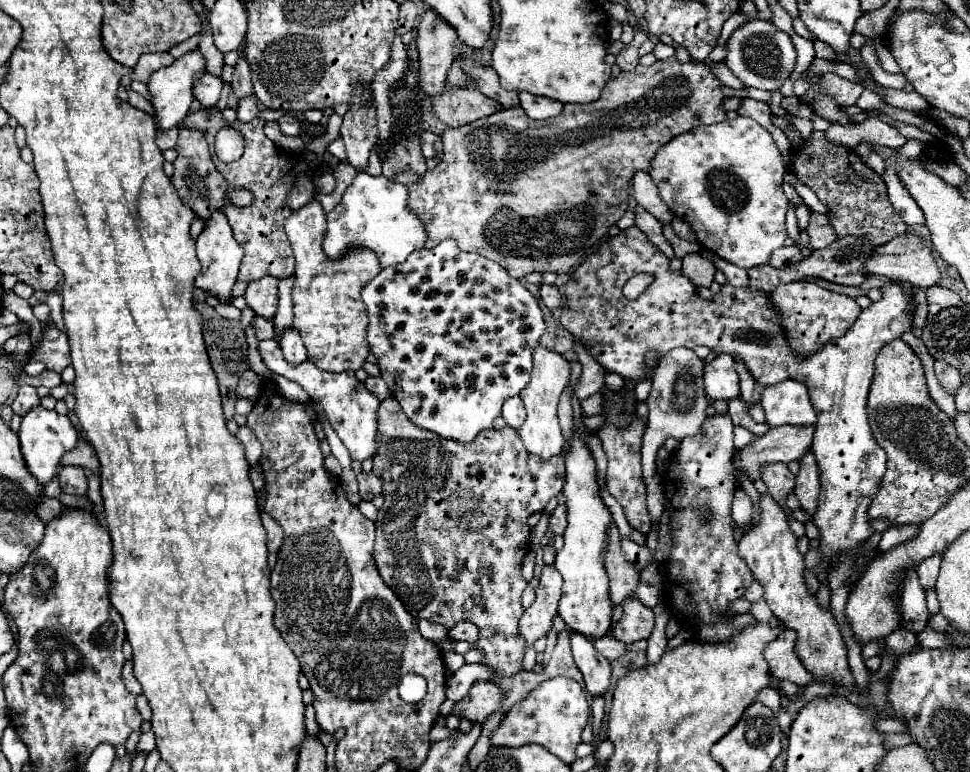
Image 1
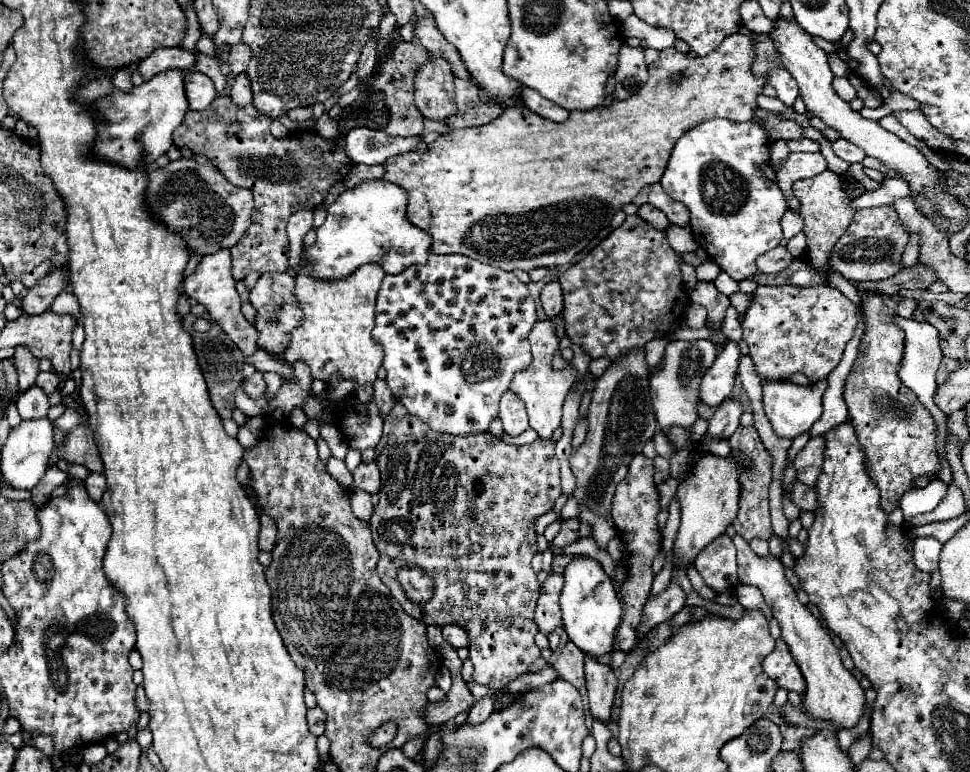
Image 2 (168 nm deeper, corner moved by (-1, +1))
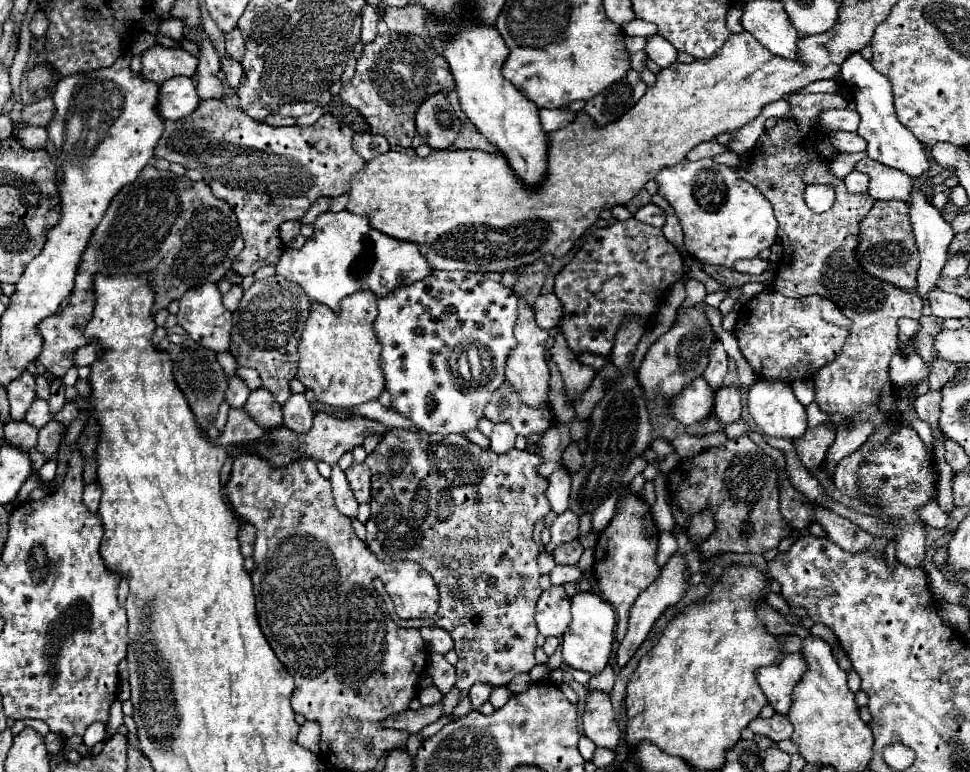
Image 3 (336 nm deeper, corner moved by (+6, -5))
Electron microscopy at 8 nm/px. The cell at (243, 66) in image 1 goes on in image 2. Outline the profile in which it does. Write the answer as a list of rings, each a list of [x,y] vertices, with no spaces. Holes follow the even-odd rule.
[[[239,42],[239,44],[235,44],[235,46],[229,50],[227,64],[229,64],[231,72],[233,72],[235,76],[239,76],[239,74],[243,74],[243,72],[247,70],[249,58],[251,58],[251,50],[249,50],[249,46],[243,44],[243,42]]]

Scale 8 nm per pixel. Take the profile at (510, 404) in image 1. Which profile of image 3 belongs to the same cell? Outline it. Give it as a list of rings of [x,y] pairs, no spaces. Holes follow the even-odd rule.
[[[504,422],[496,424],[490,434],[490,450],[496,454],[504,454],[514,448],[514,440],[516,440],[516,432],[510,424]]]

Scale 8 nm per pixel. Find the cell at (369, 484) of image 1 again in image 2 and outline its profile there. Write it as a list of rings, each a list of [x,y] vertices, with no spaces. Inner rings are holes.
[[[361,462],[355,470],[353,470],[353,478],[355,478],[355,488],[357,490],[365,490],[369,494],[377,494],[379,492],[379,468],[375,462]]]

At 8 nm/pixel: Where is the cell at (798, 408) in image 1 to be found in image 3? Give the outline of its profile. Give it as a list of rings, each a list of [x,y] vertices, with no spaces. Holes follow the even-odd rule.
[[[756,380],[748,392],[748,410],[764,436],[796,440],[806,432],[806,408],[796,400],[792,386],[782,380]]]

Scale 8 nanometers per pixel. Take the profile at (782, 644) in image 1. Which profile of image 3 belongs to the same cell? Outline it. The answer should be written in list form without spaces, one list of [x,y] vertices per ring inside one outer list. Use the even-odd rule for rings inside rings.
[[[784,654],[778,664],[758,670],[758,684],[776,714],[788,714],[792,706],[792,692],[806,670],[808,664],[802,654]]]

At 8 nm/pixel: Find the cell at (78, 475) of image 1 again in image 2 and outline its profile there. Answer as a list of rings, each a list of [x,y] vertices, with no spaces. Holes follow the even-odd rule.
[[[89,474],[89,476],[83,480],[83,486],[85,486],[89,498],[95,500],[95,502],[99,502],[99,500],[101,500],[101,494],[105,492],[107,482],[105,482],[105,476],[103,476],[103,474]]]

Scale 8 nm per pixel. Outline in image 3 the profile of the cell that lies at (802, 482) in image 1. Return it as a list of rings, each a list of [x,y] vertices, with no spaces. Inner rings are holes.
[[[822,422],[814,428],[808,428],[808,432],[804,432],[804,436],[800,436],[800,440],[794,442],[798,458],[808,470],[816,470],[816,466],[824,462],[824,456],[830,444],[834,442],[834,434],[836,434],[834,424]]]

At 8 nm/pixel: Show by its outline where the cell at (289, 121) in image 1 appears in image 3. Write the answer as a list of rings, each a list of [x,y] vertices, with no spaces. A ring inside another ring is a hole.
[[[294,102],[294,104],[284,104],[284,106],[280,106],[278,112],[284,114],[284,116],[300,118],[300,116],[304,116],[304,114],[310,114],[312,108],[314,108],[312,102]]]

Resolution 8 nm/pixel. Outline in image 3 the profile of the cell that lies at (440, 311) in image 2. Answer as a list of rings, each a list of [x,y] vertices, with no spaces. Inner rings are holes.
[[[436,270],[432,276],[416,282],[416,284],[408,284],[408,286],[400,286],[396,288],[392,294],[388,294],[386,298],[378,300],[378,318],[374,322],[376,334],[382,342],[382,368],[386,374],[386,390],[390,392],[396,412],[400,412],[402,416],[410,418],[416,428],[430,432],[430,434],[464,434],[472,428],[476,428],[478,420],[482,418],[484,406],[488,404],[490,396],[494,390],[500,388],[500,384],[504,382],[504,368],[506,368],[506,358],[508,352],[516,346],[516,338],[512,334],[514,330],[514,322],[516,322],[516,314],[518,314],[518,304],[516,304],[516,294],[510,288],[504,288],[500,282],[494,282],[490,278],[486,278],[484,274],[478,272],[444,272],[444,270]]]

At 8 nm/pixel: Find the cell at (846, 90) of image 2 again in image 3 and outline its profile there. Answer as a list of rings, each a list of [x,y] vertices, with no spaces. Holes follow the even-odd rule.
[[[792,94],[792,96],[788,96],[788,104],[790,104],[790,112],[786,116],[780,116],[778,124],[770,130],[764,130],[764,134],[758,138],[758,142],[752,148],[752,154],[748,158],[748,170],[742,172],[742,168],[736,166],[736,172],[740,174],[740,178],[744,178],[752,186],[756,186],[774,206],[774,216],[778,220],[778,236],[780,236],[782,248],[784,248],[782,258],[778,262],[776,278],[774,278],[774,290],[784,294],[784,296],[790,296],[790,298],[820,294],[820,296],[832,300],[852,320],[852,330],[850,330],[850,336],[848,336],[840,356],[836,356],[836,360],[832,360],[832,364],[826,364],[824,368],[820,368],[820,372],[814,376],[814,384],[816,384],[816,404],[822,412],[826,412],[826,414],[840,412],[848,418],[848,422],[866,422],[868,420],[876,426],[876,432],[868,438],[868,442],[864,446],[860,446],[860,450],[856,450],[854,454],[840,460],[836,466],[836,474],[834,474],[836,488],[842,494],[858,498],[860,492],[858,492],[856,470],[860,468],[866,452],[872,446],[886,442],[888,434],[892,434],[898,426],[898,422],[896,422],[896,390],[892,388],[892,382],[888,378],[888,364],[898,350],[898,324],[896,322],[902,316],[918,320],[922,316],[922,300],[920,300],[920,296],[916,296],[908,290],[900,290],[894,284],[886,284],[884,280],[876,280],[874,276],[868,276],[868,272],[864,272],[864,268],[860,268],[860,262],[856,258],[856,248],[860,242],[860,220],[864,220],[864,216],[870,212],[874,198],[868,192],[862,192],[862,194],[848,192],[844,186],[844,180],[836,178],[832,172],[828,172],[828,164],[832,160],[824,158],[818,152],[818,142],[820,142],[822,134],[814,128],[820,112],[824,112],[828,108],[846,108],[848,106],[846,100],[838,94]],[[808,184],[834,184],[836,202],[828,212],[816,214],[806,206],[804,188]]]

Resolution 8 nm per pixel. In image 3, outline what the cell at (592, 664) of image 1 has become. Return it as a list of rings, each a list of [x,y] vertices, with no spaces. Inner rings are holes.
[[[604,692],[588,694],[582,726],[584,736],[588,736],[598,748],[614,750],[620,742],[620,728],[614,718],[610,696]]]

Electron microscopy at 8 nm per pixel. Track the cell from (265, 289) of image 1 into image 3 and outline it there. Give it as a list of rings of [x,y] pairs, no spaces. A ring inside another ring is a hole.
[[[268,278],[256,280],[242,296],[238,308],[232,312],[232,344],[230,354],[240,366],[258,370],[262,388],[272,392],[278,404],[286,404],[290,392],[290,380],[298,372],[298,342],[300,330],[304,330],[310,314],[310,298],[306,292],[290,280]]]

